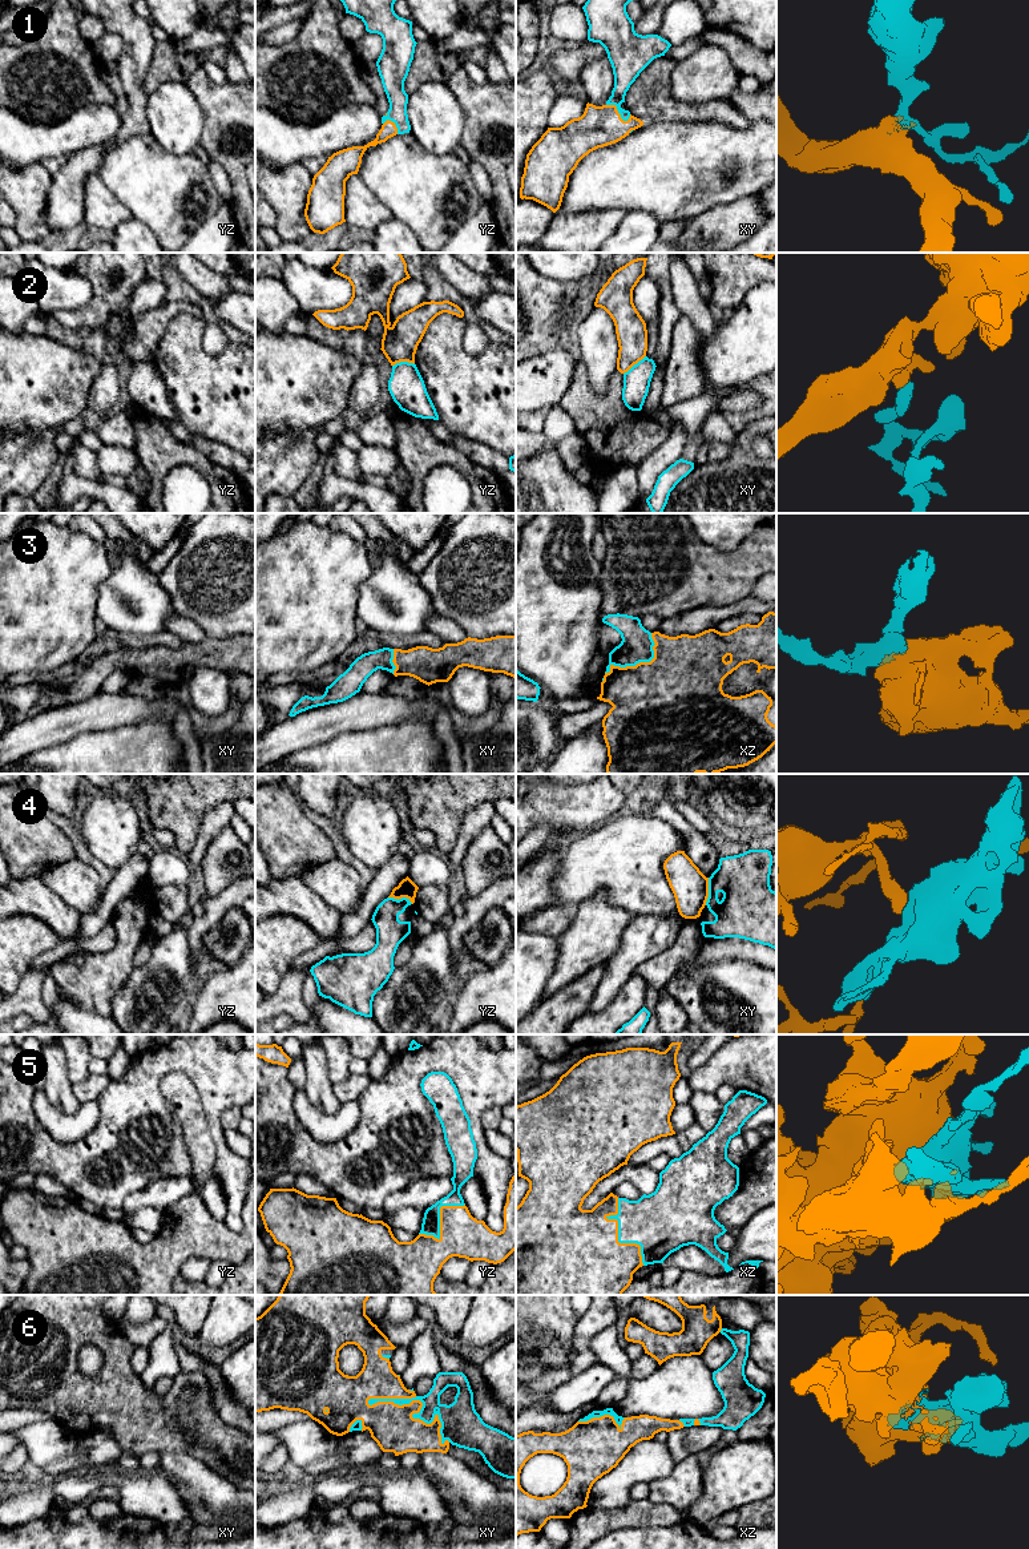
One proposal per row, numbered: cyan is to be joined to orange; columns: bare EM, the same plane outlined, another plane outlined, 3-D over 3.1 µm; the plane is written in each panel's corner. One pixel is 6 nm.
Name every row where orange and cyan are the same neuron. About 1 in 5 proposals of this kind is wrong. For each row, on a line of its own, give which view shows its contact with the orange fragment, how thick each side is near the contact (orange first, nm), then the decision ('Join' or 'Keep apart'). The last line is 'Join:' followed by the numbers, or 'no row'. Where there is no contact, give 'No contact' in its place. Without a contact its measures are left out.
1: Touches orange in xy. Thickness 240 nm (orange) against 150 nm. Join
2: Touches orange in yz. Thickness 220 nm (orange) against 220 nm. Keep apart
3: Touches orange in xz. Thickness 480 nm (orange) against 190 nm. Join
4: Touches orange in xy. Thickness 220 nm (orange) against 320 nm. Keep apart
5: Touches orange in xz. Thickness 500 nm (orange) against 340 nm. Join
6: Touches orange in xy. Thickness 280 nm (orange) against 200 nm. Join
Join: 1, 3, 5, 6

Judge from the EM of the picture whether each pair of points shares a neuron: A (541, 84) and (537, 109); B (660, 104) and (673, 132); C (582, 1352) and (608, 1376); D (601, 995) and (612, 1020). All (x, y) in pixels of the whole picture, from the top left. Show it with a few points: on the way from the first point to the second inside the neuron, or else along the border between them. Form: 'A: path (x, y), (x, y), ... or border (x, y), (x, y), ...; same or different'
A: path (537, 91), (537, 103); same
B: border (644, 121), (701, 122); different
C: border (593, 1363), (576, 1375); different
D: border (626, 983), (601, 1009), (588, 1011); different

